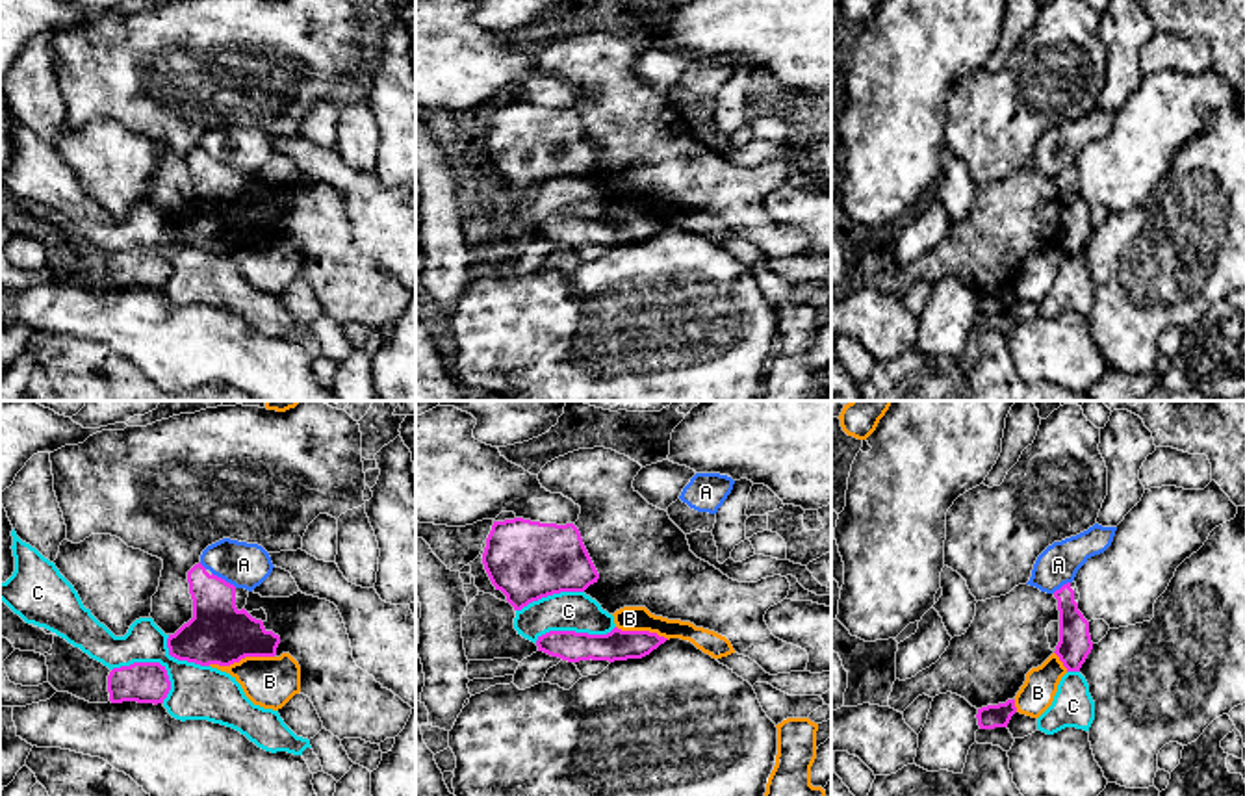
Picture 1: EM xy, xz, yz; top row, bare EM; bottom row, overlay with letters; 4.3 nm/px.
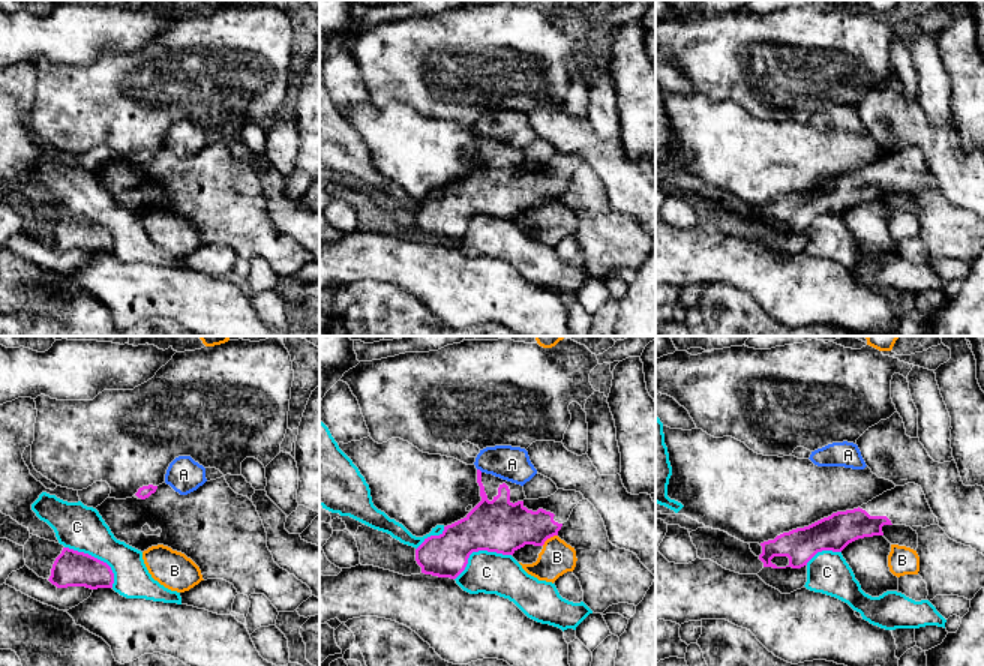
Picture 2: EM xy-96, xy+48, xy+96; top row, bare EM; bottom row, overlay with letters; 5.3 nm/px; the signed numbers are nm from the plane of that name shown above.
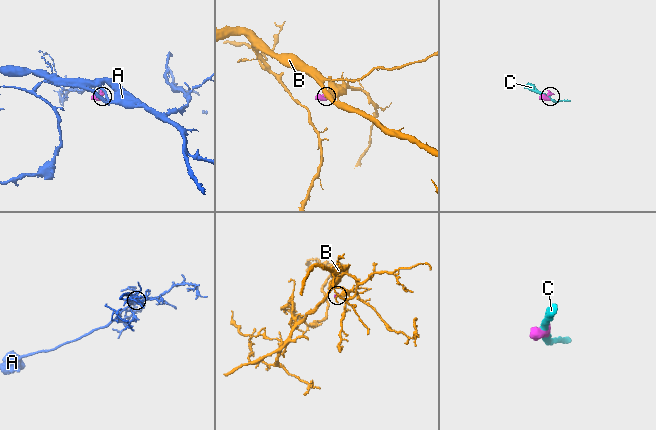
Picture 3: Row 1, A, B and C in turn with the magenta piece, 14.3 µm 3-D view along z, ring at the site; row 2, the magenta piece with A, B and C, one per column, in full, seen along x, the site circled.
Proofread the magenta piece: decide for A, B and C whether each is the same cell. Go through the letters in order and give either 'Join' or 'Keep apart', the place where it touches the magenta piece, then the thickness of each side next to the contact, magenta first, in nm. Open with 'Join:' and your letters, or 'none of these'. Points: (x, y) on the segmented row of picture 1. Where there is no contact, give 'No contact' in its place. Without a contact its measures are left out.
Join: none of these
A: Keep apart. Touches magenta at xy (223, 579). Thickness 260 nm (magenta) against 190 nm
B: Keep apart. Touches magenta at xy (240, 659). Thickness 260 nm (magenta) against 220 nm
C: Keep apart. Touches magenta at xy (149, 663). Thickness 180 nm (magenta) against 240 nm

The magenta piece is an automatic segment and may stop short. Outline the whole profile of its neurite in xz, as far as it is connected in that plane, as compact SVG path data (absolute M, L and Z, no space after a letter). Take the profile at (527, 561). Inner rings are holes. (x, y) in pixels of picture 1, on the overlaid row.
M494 521L482 564L514 610L553 594L584 592L599 579L573 523Z

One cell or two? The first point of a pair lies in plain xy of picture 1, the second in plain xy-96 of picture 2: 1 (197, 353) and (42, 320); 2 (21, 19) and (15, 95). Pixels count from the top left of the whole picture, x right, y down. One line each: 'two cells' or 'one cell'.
1: two cells
2: two cells

